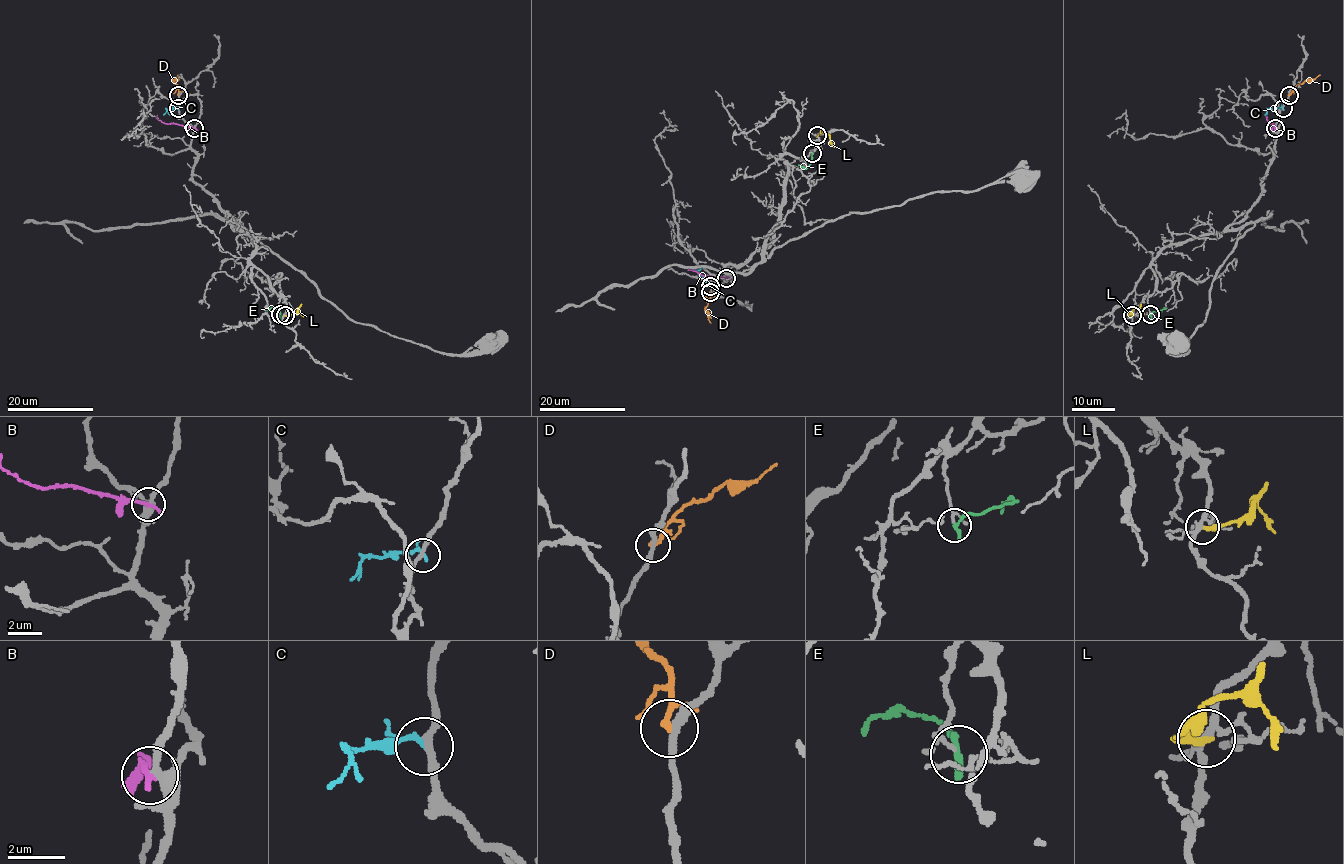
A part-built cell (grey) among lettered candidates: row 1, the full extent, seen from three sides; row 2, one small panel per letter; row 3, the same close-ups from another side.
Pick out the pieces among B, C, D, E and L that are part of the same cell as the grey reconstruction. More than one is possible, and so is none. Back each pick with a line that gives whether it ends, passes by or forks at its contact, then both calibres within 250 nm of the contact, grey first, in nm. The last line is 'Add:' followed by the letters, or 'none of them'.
E: it ends | 100/280 nm
Add: E

